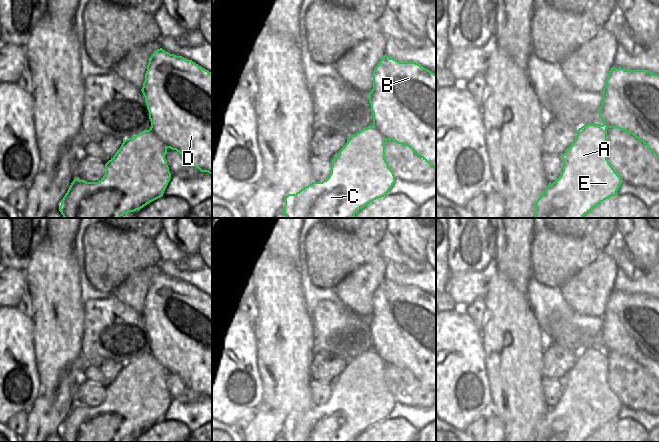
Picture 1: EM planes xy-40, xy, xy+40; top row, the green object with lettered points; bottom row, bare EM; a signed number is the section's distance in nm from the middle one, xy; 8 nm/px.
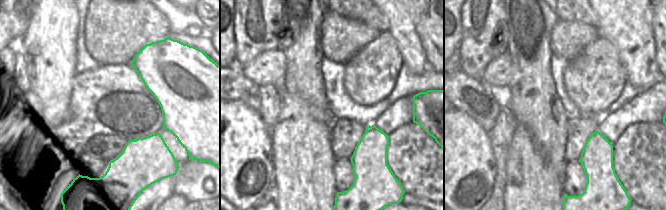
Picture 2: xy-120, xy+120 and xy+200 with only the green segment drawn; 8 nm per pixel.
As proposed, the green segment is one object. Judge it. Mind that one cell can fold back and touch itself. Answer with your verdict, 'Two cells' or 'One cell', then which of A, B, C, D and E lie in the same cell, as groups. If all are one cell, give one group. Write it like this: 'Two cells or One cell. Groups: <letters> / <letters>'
Two cells. Groups: A C E / B D

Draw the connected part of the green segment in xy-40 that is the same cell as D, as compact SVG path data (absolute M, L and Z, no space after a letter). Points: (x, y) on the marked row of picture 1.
M156 50L150 57L141 89L152 130L166 145L176 150L189 164L212 176L212 73L192 60Z

